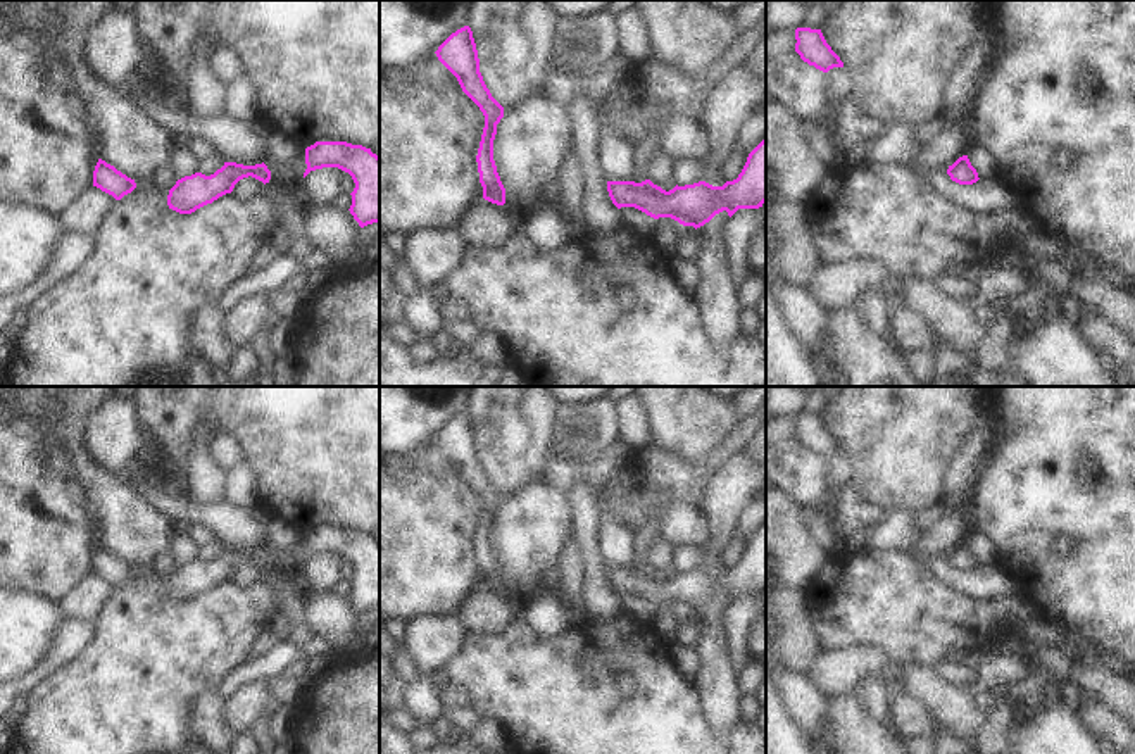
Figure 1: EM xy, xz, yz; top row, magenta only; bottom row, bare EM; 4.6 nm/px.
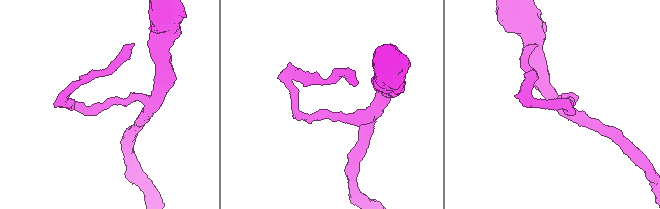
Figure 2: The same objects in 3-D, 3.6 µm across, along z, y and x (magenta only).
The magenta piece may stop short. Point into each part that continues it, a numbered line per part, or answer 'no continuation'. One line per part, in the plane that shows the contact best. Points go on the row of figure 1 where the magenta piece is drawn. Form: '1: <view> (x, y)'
no continuation

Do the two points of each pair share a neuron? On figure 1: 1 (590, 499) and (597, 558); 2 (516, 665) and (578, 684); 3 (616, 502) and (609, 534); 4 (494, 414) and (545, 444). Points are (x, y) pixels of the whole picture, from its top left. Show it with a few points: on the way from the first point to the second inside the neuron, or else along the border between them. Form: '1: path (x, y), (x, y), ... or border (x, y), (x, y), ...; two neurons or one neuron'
1: path (590, 513), (590, 544); one neuron
2: path (532, 680), (535, 684), (563, 684); one neuron
3: path (613, 509), (613, 527); one neuron
4: path (506, 418), (533, 444); one neuron

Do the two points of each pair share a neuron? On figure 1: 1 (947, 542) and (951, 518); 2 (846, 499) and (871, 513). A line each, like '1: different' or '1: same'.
1: same
2: same

